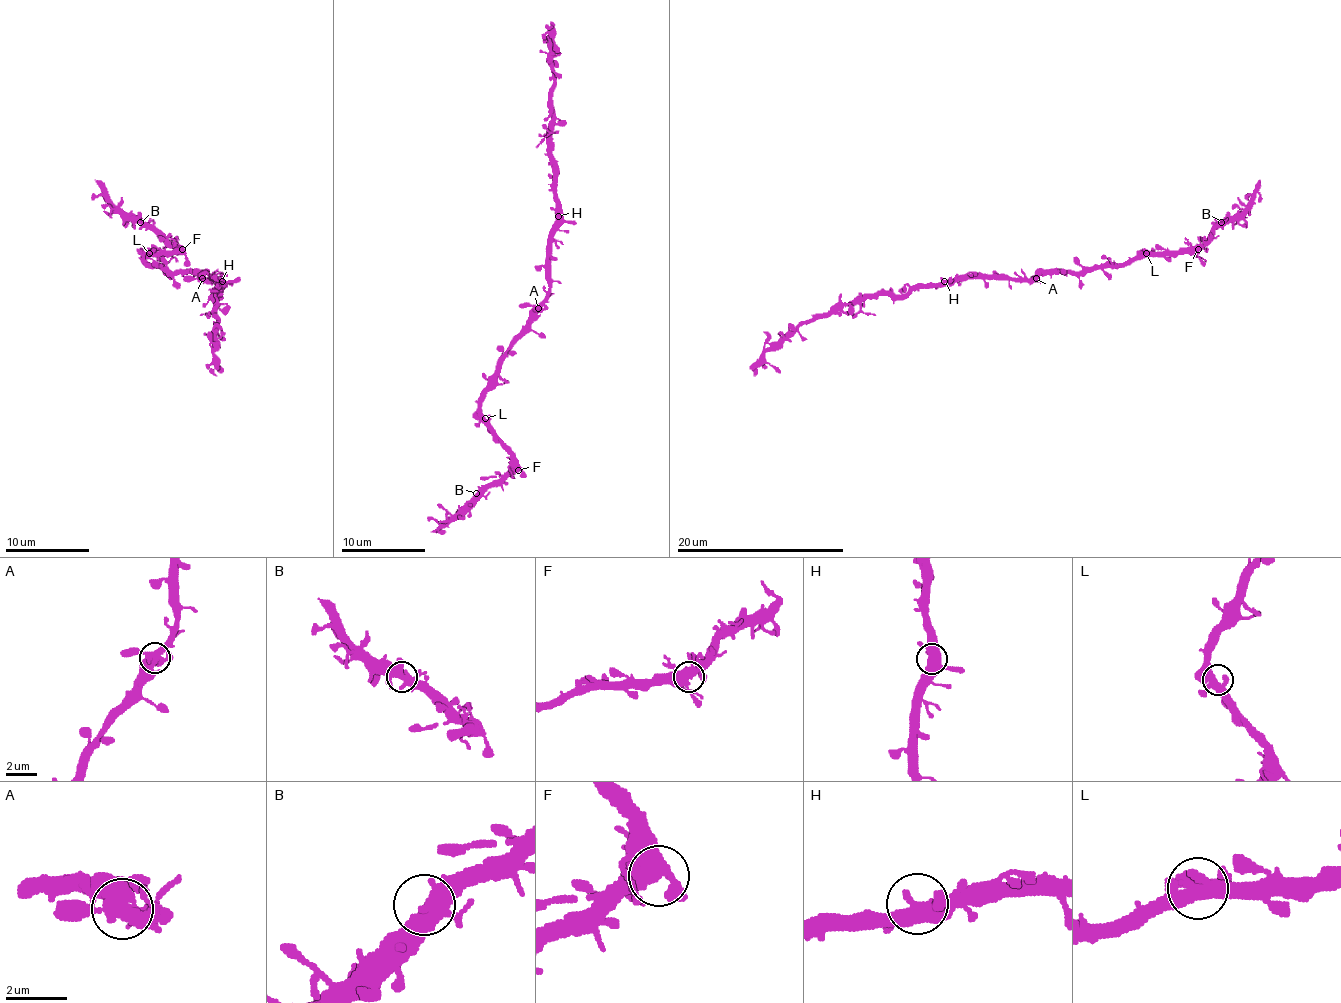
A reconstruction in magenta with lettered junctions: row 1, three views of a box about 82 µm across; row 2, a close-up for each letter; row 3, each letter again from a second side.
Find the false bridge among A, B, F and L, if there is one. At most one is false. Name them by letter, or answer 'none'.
none

